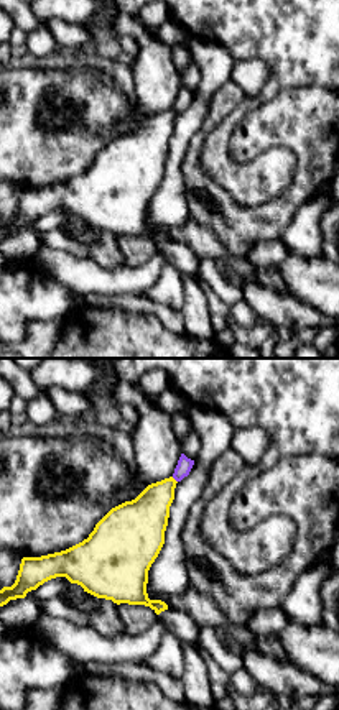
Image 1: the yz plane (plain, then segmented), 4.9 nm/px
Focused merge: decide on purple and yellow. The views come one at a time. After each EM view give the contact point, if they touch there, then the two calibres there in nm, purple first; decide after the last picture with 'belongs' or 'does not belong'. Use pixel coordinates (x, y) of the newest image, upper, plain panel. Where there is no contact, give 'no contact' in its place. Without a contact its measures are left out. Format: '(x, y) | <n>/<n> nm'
(175, 110) | 70/220 nm

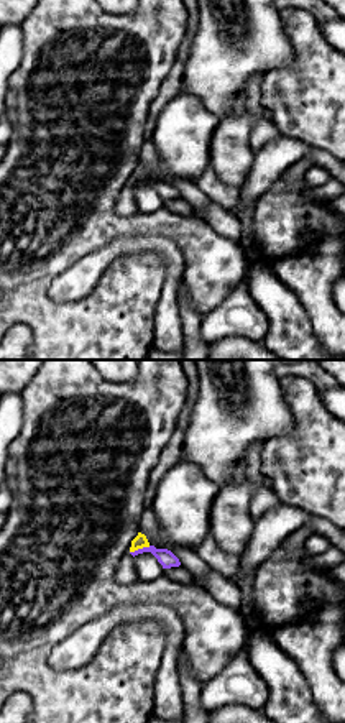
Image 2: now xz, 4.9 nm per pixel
(140, 181) | 80/70 nm

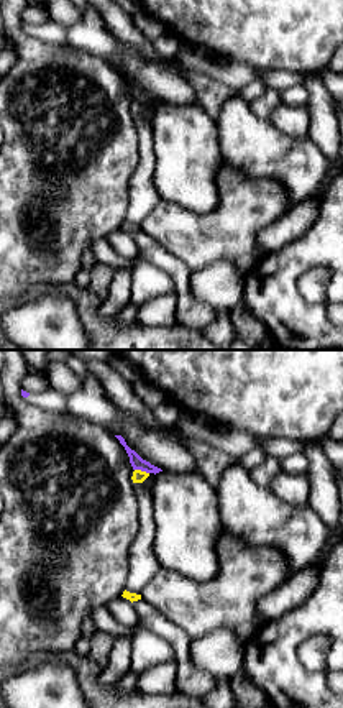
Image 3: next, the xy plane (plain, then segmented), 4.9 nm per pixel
(141, 102) | 70/60 nm

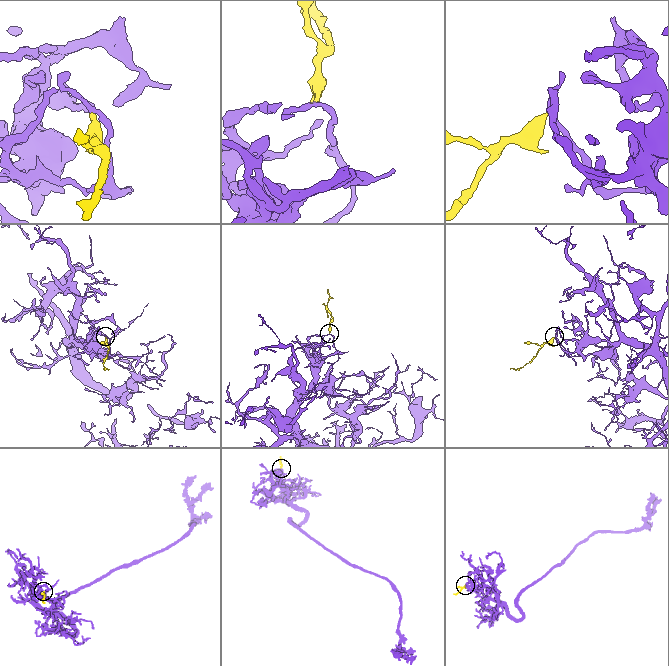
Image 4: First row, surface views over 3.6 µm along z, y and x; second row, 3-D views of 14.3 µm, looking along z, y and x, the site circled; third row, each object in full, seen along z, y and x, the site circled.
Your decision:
does not belong

